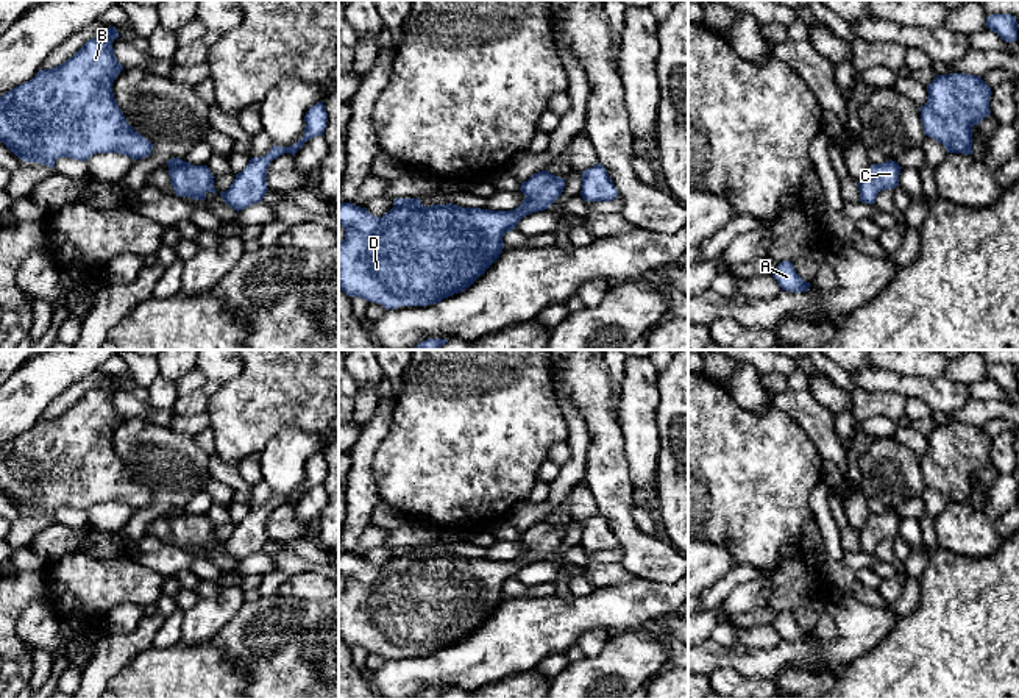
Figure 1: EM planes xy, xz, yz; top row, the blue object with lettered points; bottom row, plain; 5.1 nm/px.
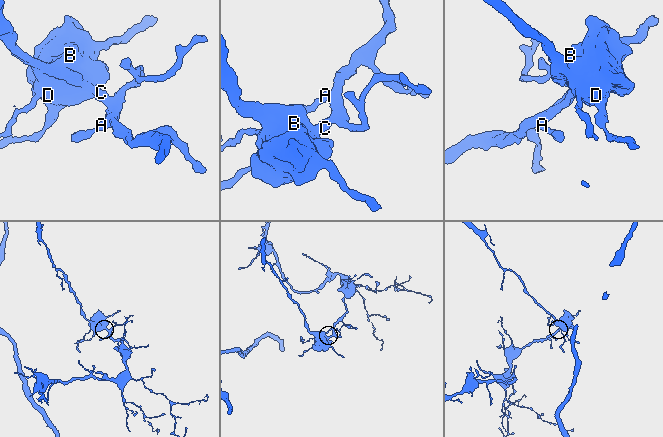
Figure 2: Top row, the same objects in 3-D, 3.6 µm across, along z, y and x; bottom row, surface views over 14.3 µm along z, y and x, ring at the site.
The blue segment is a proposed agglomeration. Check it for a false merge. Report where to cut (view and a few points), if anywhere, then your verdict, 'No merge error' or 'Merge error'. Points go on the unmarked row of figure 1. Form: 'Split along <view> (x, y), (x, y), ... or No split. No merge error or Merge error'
No split. No merge error

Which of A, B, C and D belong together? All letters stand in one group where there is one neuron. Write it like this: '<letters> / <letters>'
A B C D

